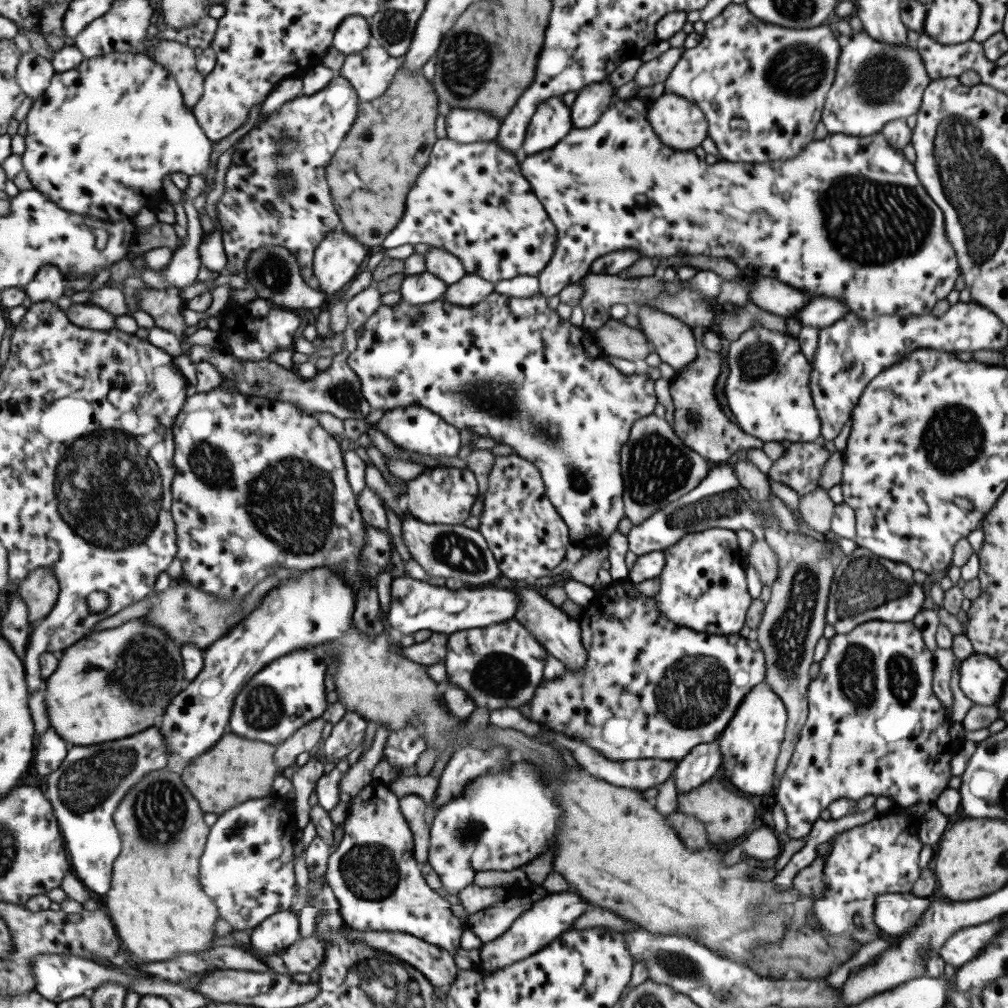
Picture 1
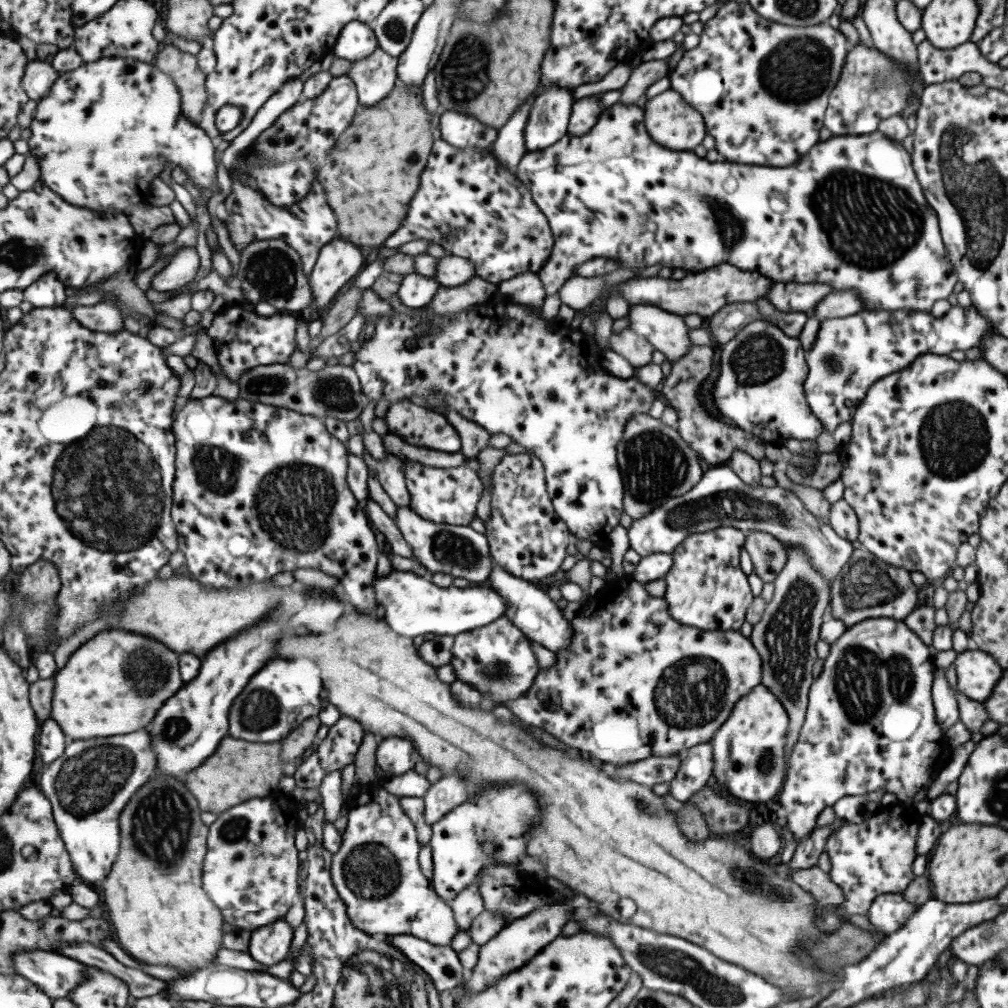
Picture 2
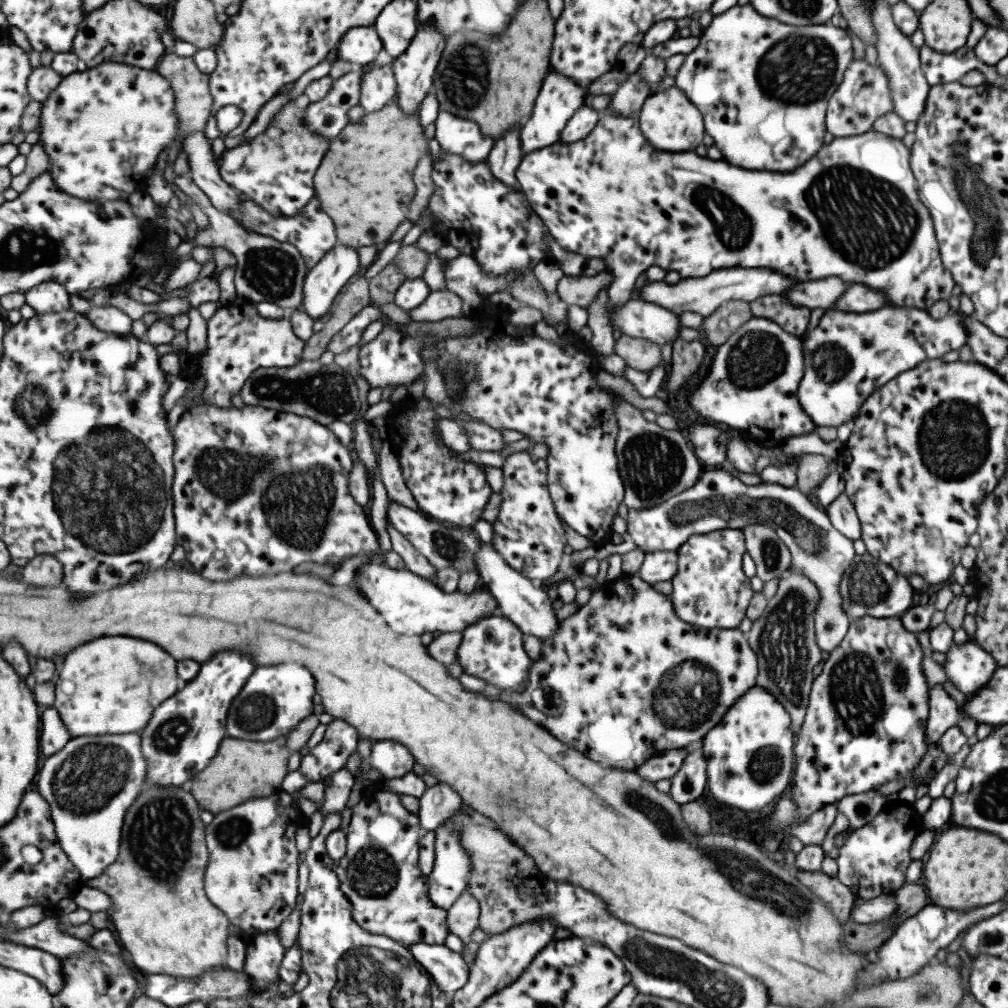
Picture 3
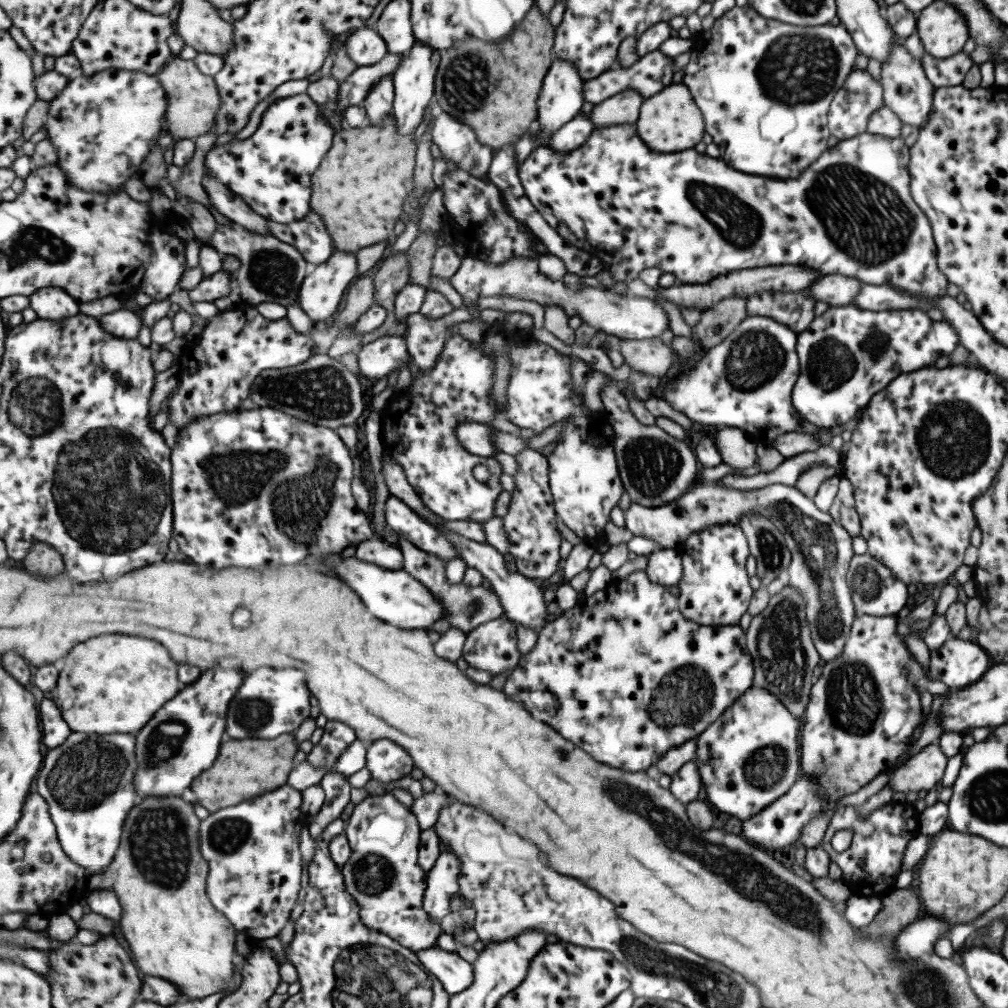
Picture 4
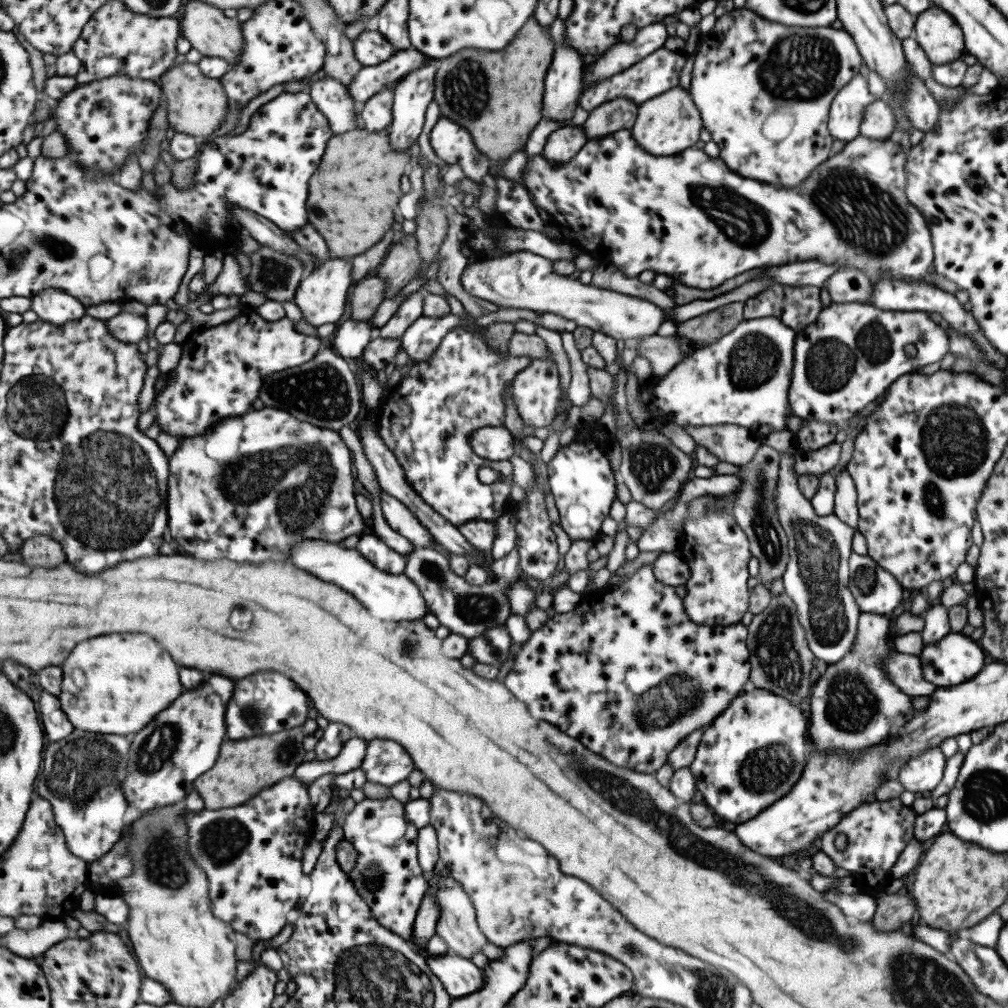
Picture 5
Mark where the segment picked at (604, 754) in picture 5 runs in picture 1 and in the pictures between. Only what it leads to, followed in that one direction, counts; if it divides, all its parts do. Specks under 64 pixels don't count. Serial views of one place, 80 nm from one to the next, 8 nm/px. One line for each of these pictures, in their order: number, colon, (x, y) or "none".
1: (649, 688)
2: (633, 683)
3: (622, 679)
4: (622, 674)

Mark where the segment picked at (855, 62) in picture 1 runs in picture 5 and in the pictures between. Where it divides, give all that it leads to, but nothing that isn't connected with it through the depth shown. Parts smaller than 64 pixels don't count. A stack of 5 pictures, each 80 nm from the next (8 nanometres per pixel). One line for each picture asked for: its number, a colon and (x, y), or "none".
2: (871, 86)
3: (862, 95)
4: (859, 96)
5: (845, 111)

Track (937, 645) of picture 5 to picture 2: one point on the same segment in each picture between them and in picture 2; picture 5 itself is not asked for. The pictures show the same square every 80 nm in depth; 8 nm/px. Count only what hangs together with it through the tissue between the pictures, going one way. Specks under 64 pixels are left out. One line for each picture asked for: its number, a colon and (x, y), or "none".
2: (976, 671)
3: (968, 667)
4: (957, 663)

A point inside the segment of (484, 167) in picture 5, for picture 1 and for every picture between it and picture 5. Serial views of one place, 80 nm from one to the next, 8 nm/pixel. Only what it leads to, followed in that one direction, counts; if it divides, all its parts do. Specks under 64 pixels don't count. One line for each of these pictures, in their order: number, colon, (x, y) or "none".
1: (469, 126)
2: (461, 130)
3: (461, 136)
4: (457, 141)

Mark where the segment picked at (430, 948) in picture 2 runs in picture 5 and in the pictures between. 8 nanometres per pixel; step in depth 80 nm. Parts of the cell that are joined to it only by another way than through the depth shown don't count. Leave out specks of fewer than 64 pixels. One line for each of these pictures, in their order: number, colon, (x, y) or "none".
3: (449, 969)
4: (456, 974)
5: (460, 976)

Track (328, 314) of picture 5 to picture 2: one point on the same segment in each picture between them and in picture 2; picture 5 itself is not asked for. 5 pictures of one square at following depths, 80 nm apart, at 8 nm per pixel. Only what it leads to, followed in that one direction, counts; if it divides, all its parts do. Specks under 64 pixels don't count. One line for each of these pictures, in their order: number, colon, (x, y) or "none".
2: (341, 260)
3: (325, 282)
4: (323, 292)

